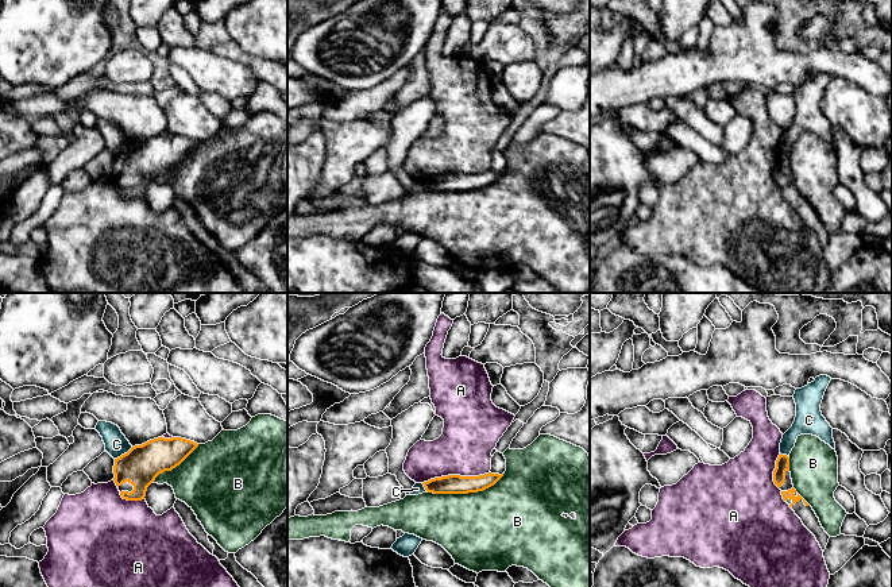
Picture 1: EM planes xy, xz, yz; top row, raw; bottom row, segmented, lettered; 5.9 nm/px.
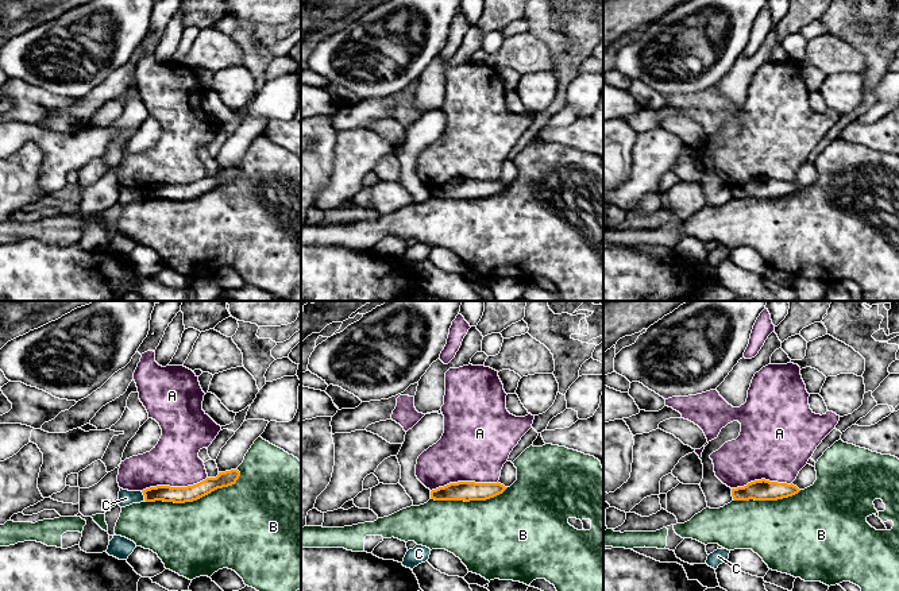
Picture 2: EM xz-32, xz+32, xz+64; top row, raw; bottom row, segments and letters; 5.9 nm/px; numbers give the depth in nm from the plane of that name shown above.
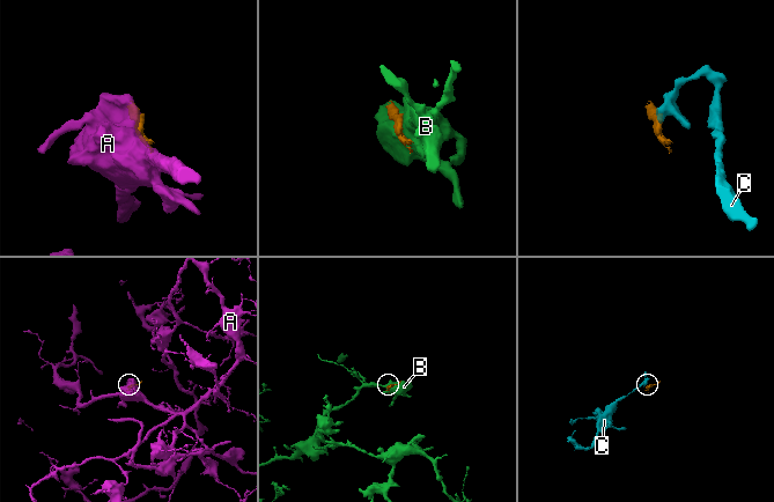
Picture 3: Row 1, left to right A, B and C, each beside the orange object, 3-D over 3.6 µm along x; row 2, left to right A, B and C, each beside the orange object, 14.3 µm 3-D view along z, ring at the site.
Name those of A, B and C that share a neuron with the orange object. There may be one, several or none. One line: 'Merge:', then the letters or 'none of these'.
Merge: none of these

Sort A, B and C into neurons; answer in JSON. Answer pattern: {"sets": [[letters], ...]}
{"sets": [["A"], ["B"], ["C"]]}

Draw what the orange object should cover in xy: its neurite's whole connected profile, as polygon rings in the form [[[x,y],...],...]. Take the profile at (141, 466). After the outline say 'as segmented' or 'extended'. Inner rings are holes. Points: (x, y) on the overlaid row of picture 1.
[[[158,437],[132,447],[115,459],[115,483],[123,499],[142,501],[155,478],[179,466],[196,448],[197,443],[181,437]]] | extended

